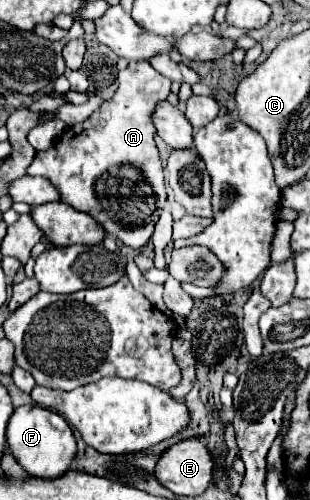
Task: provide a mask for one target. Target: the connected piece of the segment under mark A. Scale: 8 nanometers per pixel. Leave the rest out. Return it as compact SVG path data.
M130 61L128 67L118 73L118 83L118 91L110 101L102 103L86 121L72 125L70 133L66 133L54 147L36 153L36 159L28 167L28 175L40 175L52 181L64 203L92 215L96 221L104 223L106 233L114 235L124 245L138 249L152 237L154 225L166 203L164 169L154 143L156 127L150 121L150 113L154 111L156 103L168 97L170 79L152 69L148 61Z

